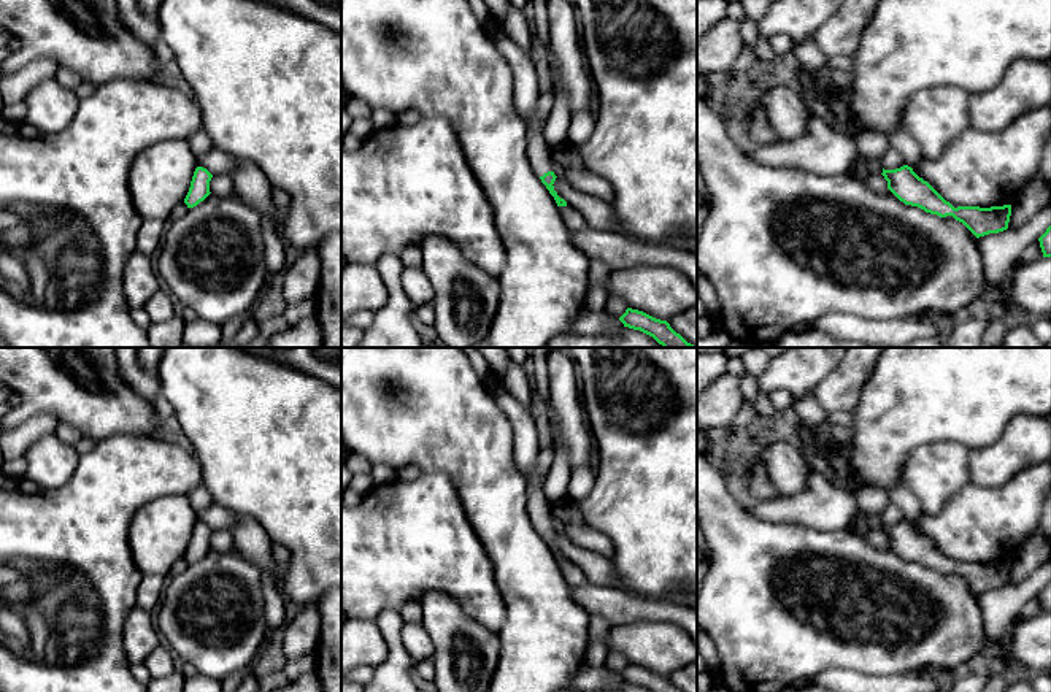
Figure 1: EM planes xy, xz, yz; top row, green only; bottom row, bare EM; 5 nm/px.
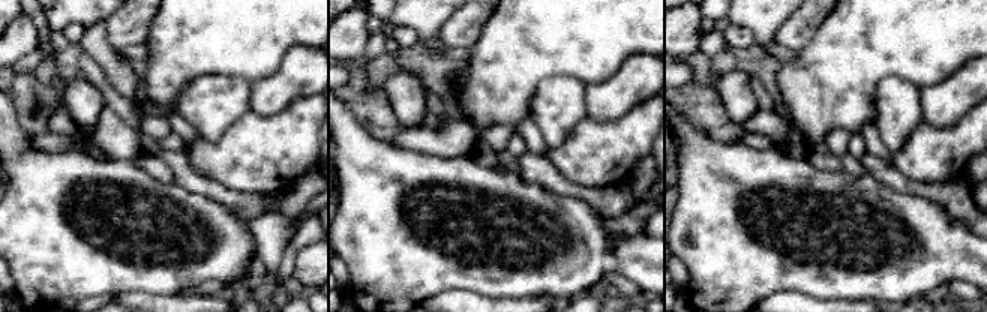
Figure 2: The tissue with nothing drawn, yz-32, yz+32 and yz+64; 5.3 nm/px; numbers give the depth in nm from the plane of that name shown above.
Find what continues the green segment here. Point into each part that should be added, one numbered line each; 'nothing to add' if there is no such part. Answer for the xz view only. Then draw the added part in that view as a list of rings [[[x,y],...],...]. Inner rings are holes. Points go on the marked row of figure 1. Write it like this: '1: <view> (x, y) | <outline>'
1: xz (526, 92) | [[[491,16],[492,41],[513,71],[513,102],[527,129],[527,157],[533,171],[543,176],[552,171],[551,149],[543,138],[543,121],[537,111],[538,78],[529,54],[506,33],[503,21]]]

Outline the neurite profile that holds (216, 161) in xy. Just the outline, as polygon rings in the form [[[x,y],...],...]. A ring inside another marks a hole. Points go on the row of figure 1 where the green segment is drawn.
[[[213,148],[203,156],[197,156],[198,167],[206,168],[211,175],[232,175],[238,168],[238,159],[229,152]]]

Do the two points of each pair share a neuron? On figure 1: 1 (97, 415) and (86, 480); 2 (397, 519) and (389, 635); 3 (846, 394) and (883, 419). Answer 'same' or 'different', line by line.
1: different
2: different
3: different

